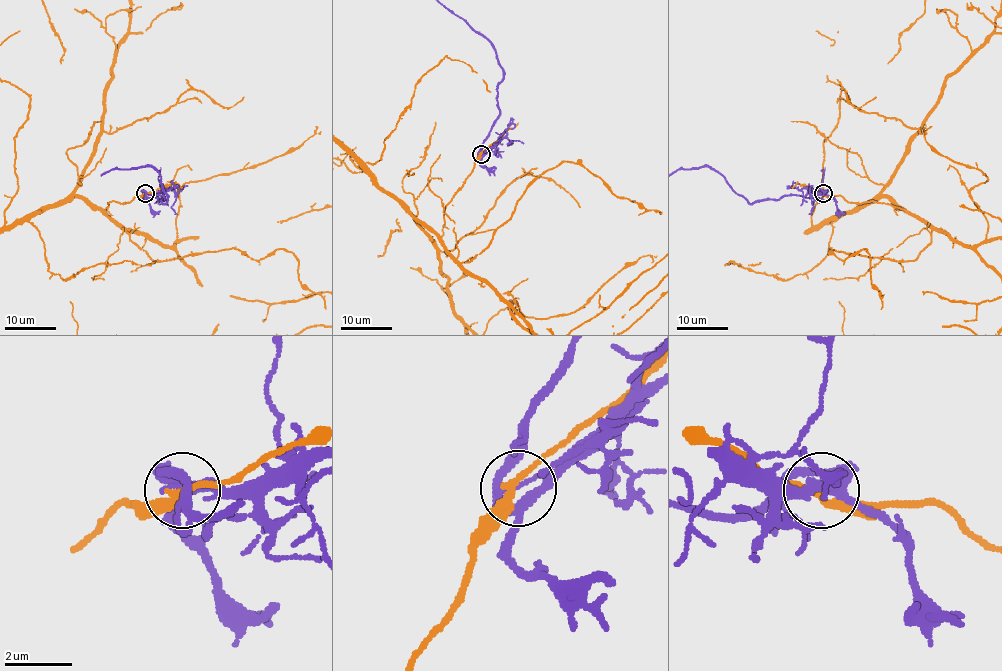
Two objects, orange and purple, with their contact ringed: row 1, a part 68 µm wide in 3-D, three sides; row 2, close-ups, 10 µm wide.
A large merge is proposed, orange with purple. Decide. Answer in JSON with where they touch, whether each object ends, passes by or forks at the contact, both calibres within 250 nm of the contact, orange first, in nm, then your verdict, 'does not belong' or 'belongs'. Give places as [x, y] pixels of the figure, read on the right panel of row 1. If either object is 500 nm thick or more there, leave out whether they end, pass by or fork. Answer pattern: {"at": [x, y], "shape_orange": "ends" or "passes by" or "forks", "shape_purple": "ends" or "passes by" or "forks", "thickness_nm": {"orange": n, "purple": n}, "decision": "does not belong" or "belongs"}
{"at": [823, 193], "shape_orange": "passes by", "shape_purple": "ends", "thickness_nm": {"orange": 240, "purple": 140}, "decision": "does not belong"}

